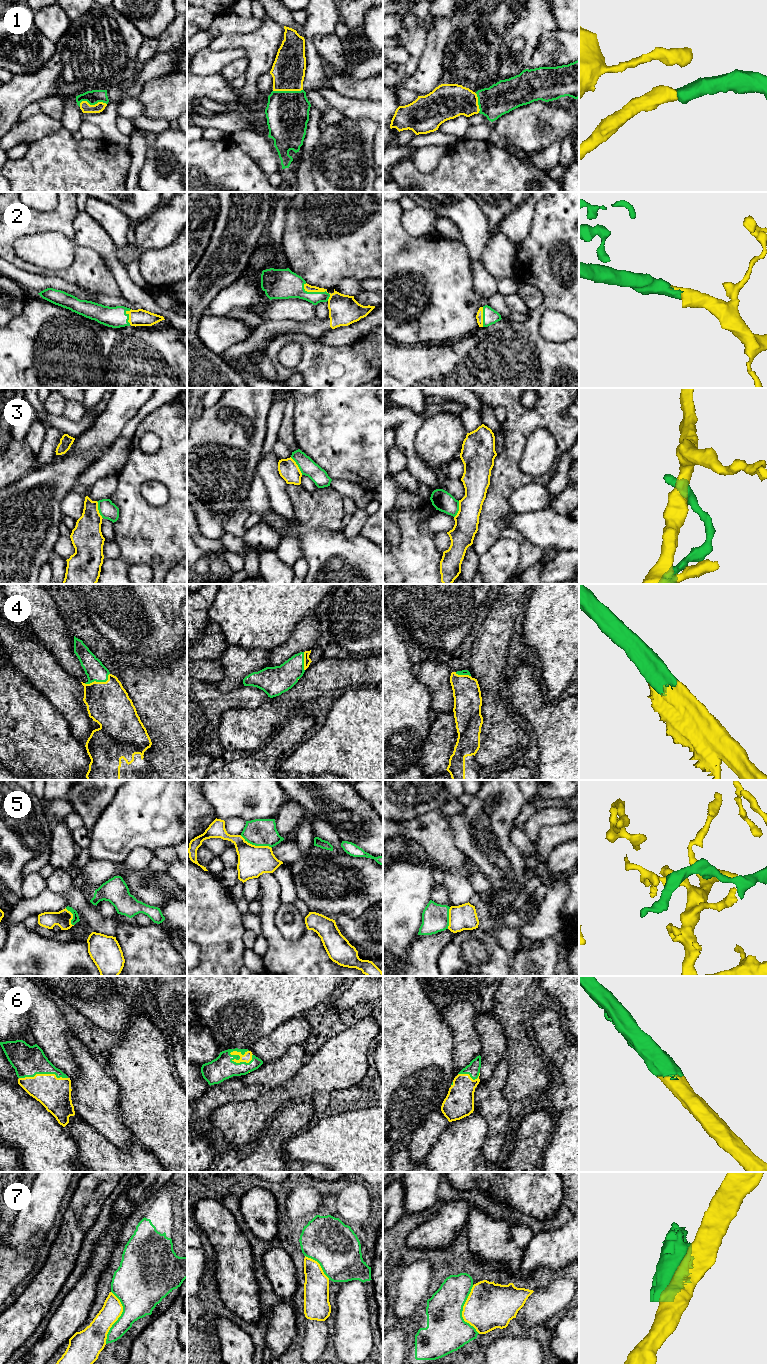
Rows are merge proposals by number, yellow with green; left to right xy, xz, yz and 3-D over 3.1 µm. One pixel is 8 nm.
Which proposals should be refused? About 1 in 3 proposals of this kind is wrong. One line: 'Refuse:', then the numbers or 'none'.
Refuse: 3, 5, 7

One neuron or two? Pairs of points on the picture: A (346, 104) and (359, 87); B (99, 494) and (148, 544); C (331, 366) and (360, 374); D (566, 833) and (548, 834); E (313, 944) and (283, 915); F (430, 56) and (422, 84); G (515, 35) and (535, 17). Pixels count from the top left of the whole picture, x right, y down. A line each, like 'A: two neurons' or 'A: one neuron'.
A: two neurons
B: two neurons
C: one neuron
D: one neuron
E: two neurons
F: one neuron
G: one neuron

